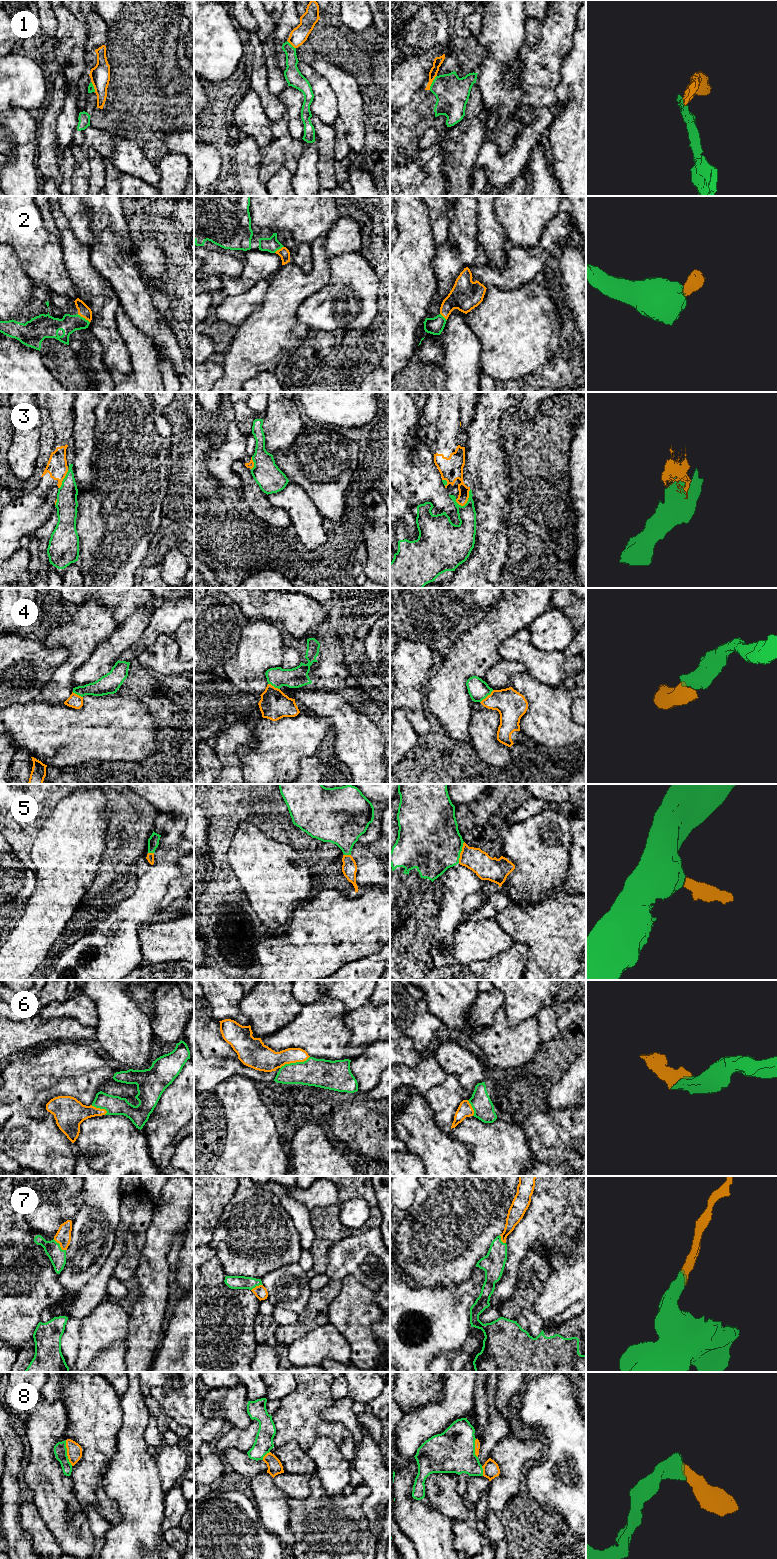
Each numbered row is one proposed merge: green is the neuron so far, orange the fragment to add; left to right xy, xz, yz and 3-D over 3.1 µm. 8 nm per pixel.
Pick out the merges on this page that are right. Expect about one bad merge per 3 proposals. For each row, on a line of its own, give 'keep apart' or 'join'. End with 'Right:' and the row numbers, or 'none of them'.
1: keep apart
2: join
3: keep apart
4: join
5: join
6: join
7: join
8: join
Right: 2, 4, 5, 6, 7, 8

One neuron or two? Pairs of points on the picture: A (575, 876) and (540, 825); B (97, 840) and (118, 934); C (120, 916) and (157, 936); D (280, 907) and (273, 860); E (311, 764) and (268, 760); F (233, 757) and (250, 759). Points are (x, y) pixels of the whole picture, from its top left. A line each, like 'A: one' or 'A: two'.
A: two
B: two
C: two
D: one
E: two
F: two

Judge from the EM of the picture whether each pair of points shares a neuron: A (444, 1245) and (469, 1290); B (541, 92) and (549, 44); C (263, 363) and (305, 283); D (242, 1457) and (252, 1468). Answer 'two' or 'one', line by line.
A: two
B: one
C: one
D: one

